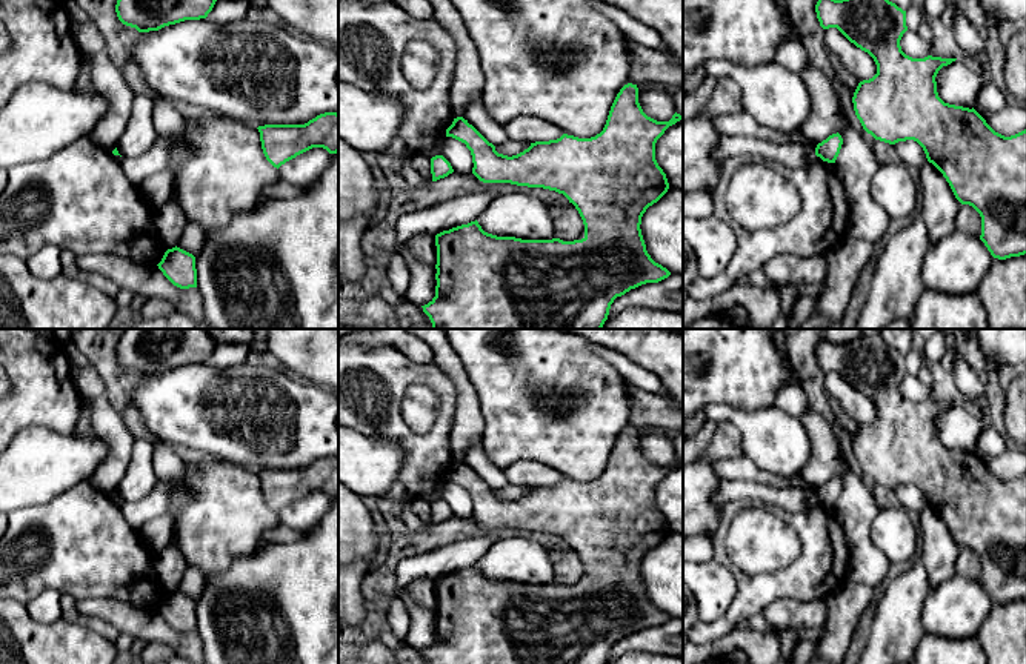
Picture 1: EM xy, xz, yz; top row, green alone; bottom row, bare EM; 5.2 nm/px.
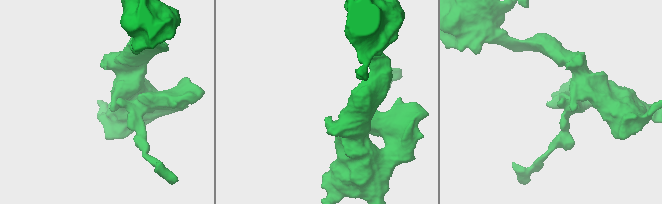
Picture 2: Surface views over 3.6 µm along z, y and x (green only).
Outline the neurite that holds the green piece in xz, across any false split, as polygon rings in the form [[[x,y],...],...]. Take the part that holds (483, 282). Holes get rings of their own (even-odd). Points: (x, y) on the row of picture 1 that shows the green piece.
[[[628,83],[595,137],[563,134],[508,157],[498,154],[468,120],[454,118],[446,137],[466,144],[472,174],[480,181],[563,194],[578,211],[585,237],[574,241],[497,237],[485,232],[477,220],[437,234],[435,297],[421,306],[432,329],[601,329],[617,297],[668,278],[671,272],[648,254],[640,224],[646,209],[669,189],[655,160],[655,143],[680,120],[683,115],[677,112],[669,121],[648,117],[638,103],[637,85]]]

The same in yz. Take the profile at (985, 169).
[[[818,0],[815,12],[823,29],[837,28],[877,65],[877,74],[860,81],[852,97],[854,111],[863,129],[875,140],[889,144],[917,141],[928,161],[943,174],[955,198],[980,214],[980,240],[991,255],[998,260],[1024,255],[1026,129],[1004,137],[995,132],[974,108],[944,103],[938,97],[935,77],[943,66],[957,58],[906,55],[900,46],[908,31],[906,11],[895,3],[889,0]]]

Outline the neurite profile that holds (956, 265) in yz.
[[[954,231],[931,246],[923,258],[924,289],[949,295],[977,292],[994,257],[984,243],[963,231]]]

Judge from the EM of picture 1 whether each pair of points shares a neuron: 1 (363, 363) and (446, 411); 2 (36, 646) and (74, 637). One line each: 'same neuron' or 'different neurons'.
1: same neuron
2: same neuron

